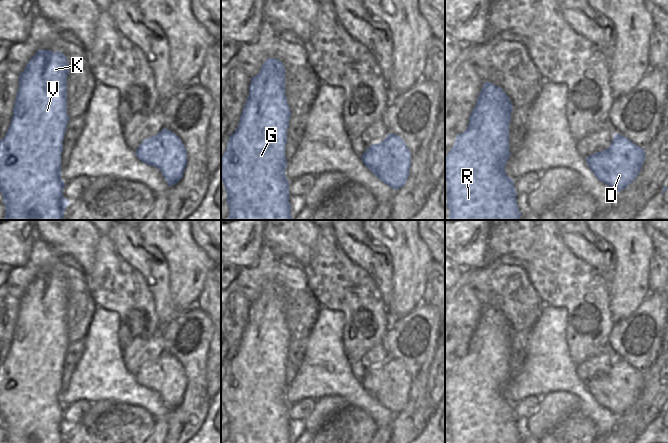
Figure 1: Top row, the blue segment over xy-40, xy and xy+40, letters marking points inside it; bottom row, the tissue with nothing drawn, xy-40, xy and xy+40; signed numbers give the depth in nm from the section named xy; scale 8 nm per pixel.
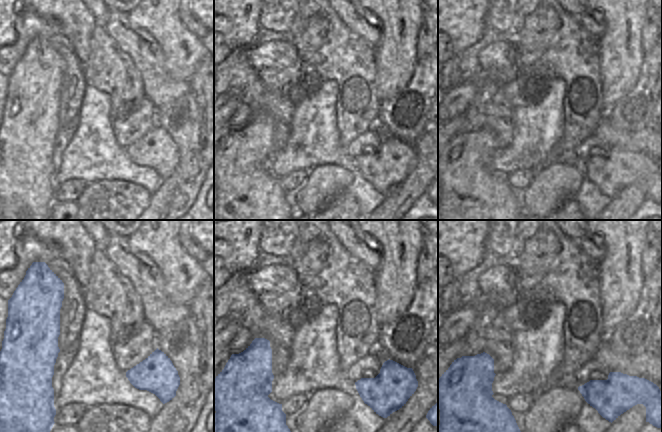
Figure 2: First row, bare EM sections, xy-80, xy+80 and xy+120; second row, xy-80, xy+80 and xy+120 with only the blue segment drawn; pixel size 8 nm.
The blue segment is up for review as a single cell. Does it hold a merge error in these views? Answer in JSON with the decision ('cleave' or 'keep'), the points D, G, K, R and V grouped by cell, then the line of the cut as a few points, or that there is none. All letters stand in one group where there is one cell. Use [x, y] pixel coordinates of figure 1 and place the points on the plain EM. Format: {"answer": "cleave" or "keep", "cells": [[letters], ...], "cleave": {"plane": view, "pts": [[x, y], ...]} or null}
{"answer": "keep", "cells": [["D", "G", "K", "R", "V"]], "cleave": null}

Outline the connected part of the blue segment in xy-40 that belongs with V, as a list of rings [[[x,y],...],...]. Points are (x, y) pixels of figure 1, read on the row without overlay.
[[[39,273],[29,284],[25,293],[19,298],[19,313],[13,331],[13,341],[5,361],[0,364],[0,416],[3,419],[5,429],[5,443],[63,443],[65,433],[69,425],[63,421],[65,406],[61,403],[61,377],[63,375],[63,363],[70,344],[67,339],[67,299],[69,287],[62,276]]]

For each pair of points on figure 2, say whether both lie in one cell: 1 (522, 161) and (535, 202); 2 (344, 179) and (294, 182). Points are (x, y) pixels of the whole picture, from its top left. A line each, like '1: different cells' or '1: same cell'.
1: different cells
2: different cells

